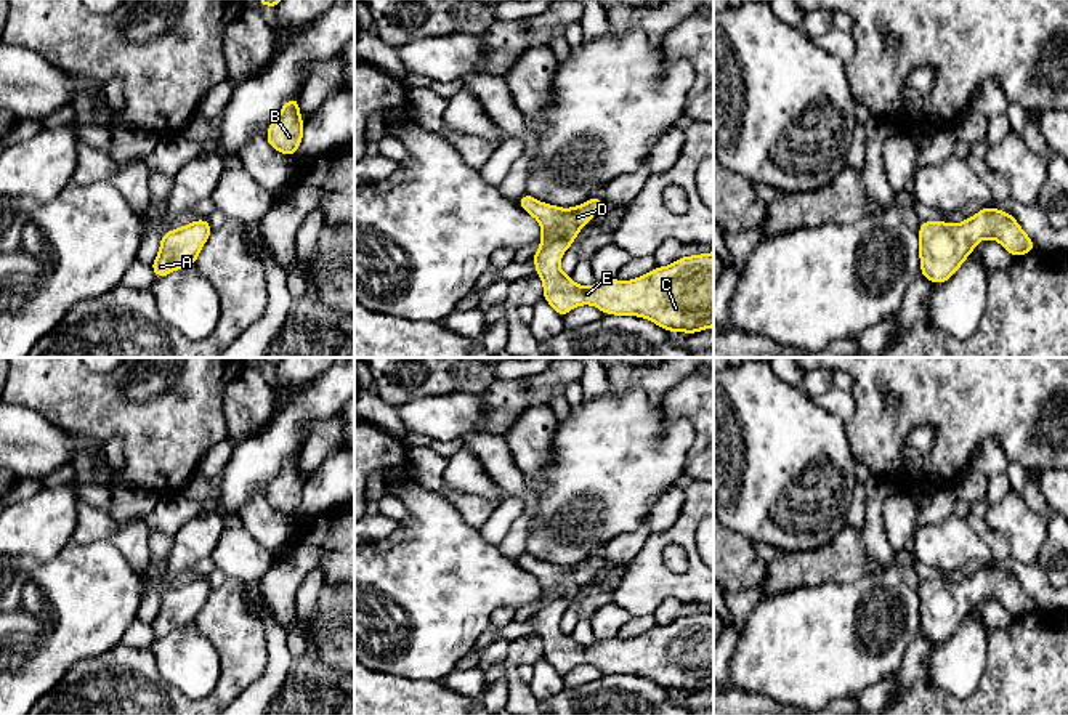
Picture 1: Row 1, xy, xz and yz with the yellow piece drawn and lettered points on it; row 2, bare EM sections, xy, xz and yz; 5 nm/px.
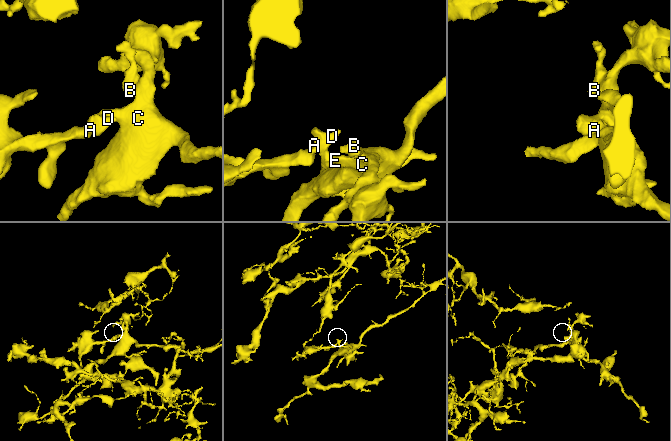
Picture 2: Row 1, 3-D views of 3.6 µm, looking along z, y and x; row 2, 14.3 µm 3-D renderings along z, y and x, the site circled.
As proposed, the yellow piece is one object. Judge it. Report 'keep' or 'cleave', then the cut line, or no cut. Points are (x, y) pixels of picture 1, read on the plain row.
keep; cut none

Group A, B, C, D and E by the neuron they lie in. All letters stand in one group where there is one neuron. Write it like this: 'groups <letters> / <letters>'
groups A B C D E

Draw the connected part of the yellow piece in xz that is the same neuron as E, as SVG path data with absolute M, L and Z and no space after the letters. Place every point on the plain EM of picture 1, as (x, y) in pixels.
M529 551L518 558L523 571L534 576L540 587L540 606L531 617L537 625L536 633L544 641L542 656L564 677L581 664L597 665L603 673L645 677L667 691L698 693L714 686L714 611L680 616L669 625L656 625L649 632L632 640L605 638L592 646L577 644L569 633L560 628L561 614L572 604L579 590L589 584L603 564L601 555L572 568L561 568L534 558Z

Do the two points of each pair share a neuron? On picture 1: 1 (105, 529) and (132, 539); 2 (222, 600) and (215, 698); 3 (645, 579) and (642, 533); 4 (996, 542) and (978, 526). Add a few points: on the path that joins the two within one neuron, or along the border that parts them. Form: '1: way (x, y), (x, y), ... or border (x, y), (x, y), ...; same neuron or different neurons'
1: way (111, 533), (125, 539); same neuron
2: way (231, 624), (231, 674); same neuron
3: border (650, 536), (640, 552), (624, 566); different neurons
4: way (991, 537), (983, 529); same neuron

